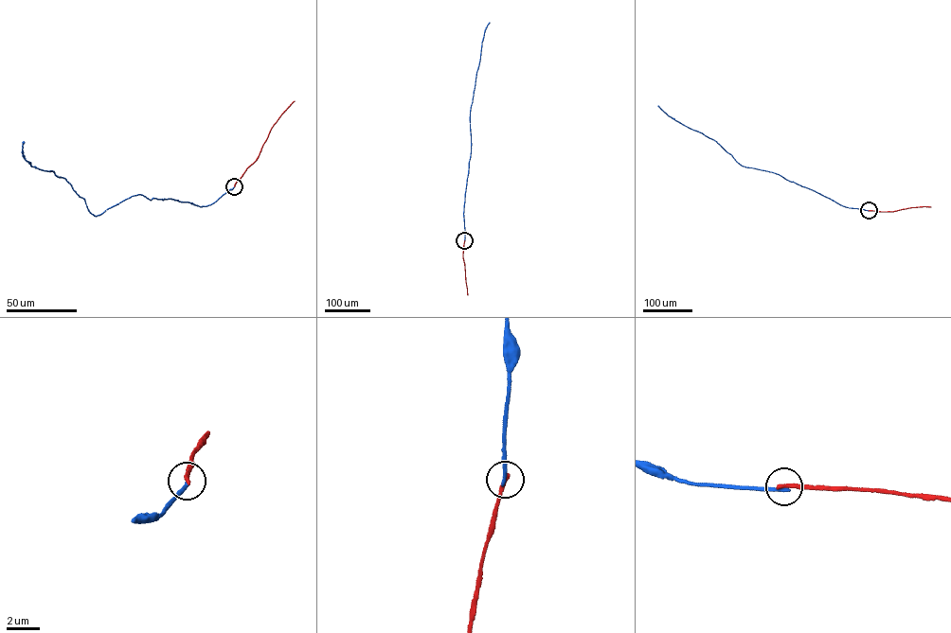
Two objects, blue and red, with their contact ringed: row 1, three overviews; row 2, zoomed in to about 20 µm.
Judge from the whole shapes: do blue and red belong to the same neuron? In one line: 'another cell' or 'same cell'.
another cell

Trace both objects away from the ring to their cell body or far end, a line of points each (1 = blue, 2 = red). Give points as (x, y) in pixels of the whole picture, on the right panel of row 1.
1: (869, 210), (843, 206), (779, 174), (742, 166), (716, 141), (676, 120), (658, 105)
2: (869, 210), (894, 211), (930, 206)

